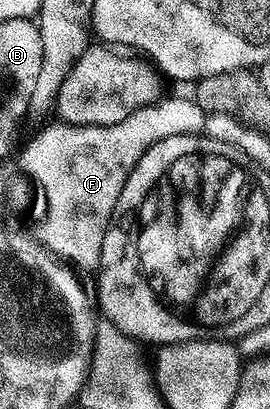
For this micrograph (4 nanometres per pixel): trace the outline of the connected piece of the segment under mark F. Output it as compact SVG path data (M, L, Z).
M191 96L168 97L147 105L113 125L71 125L59 119L36 133L20 153L20 165L46 199L46 211L39 218L38 239L77 270L99 270L102 239L112 218L118 195L126 187L130 171L154 143L170 135L200 133L205 112Z

